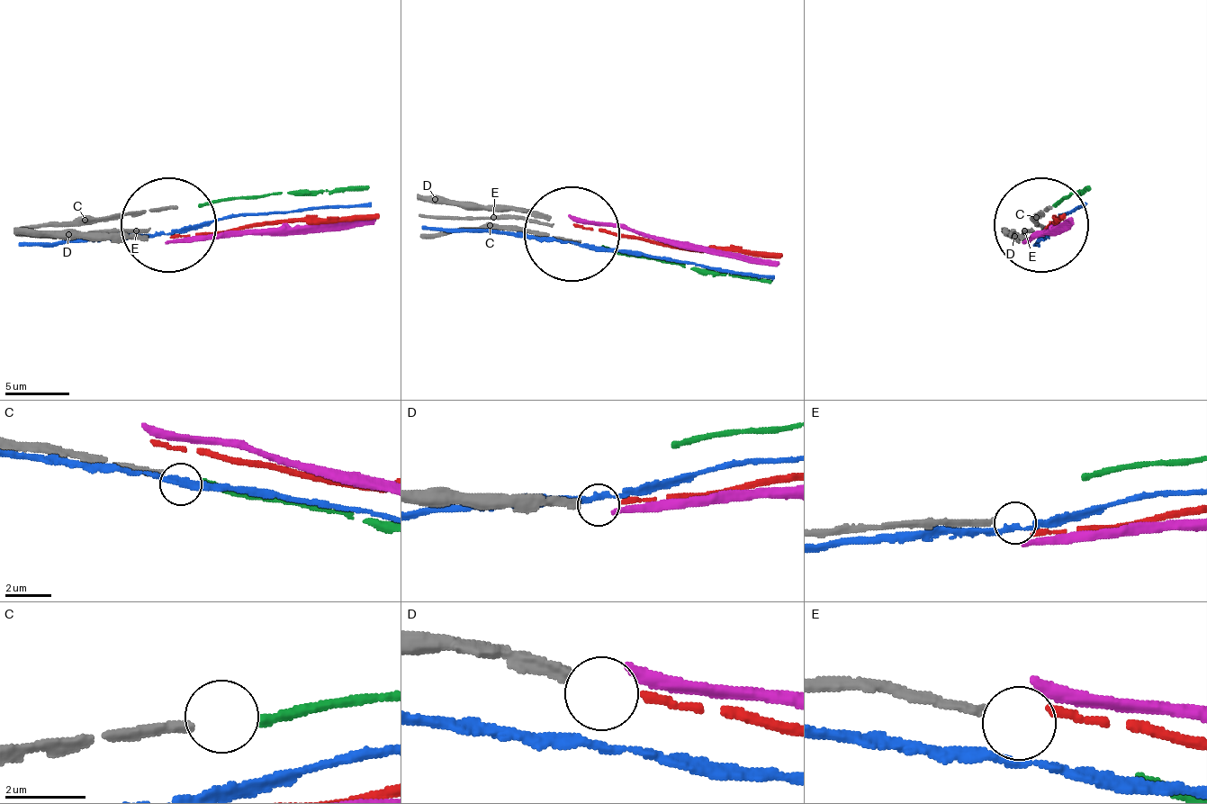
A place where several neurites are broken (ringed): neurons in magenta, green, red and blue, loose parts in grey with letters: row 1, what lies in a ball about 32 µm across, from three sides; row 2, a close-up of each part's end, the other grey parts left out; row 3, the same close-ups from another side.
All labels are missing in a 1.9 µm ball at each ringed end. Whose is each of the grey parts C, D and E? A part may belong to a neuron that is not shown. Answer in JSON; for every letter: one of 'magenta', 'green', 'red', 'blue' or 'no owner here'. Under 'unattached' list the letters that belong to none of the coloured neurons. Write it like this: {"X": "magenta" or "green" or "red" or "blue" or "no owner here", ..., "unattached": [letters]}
{"C": "green", "D": "red", "E": "no owner here", "unattached": ["E"]}

